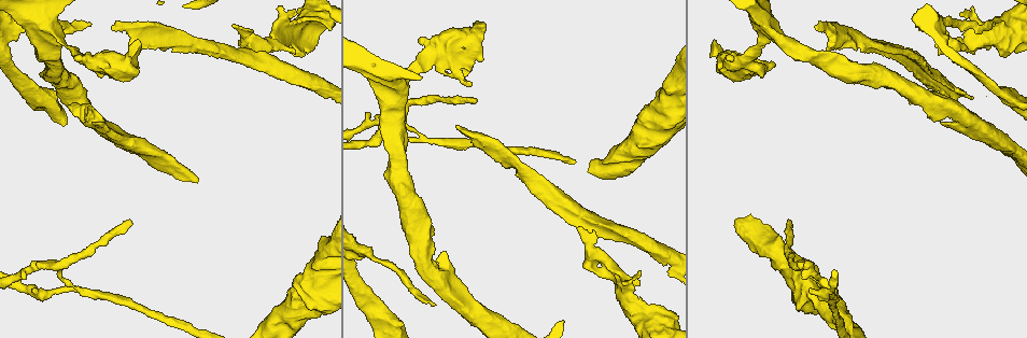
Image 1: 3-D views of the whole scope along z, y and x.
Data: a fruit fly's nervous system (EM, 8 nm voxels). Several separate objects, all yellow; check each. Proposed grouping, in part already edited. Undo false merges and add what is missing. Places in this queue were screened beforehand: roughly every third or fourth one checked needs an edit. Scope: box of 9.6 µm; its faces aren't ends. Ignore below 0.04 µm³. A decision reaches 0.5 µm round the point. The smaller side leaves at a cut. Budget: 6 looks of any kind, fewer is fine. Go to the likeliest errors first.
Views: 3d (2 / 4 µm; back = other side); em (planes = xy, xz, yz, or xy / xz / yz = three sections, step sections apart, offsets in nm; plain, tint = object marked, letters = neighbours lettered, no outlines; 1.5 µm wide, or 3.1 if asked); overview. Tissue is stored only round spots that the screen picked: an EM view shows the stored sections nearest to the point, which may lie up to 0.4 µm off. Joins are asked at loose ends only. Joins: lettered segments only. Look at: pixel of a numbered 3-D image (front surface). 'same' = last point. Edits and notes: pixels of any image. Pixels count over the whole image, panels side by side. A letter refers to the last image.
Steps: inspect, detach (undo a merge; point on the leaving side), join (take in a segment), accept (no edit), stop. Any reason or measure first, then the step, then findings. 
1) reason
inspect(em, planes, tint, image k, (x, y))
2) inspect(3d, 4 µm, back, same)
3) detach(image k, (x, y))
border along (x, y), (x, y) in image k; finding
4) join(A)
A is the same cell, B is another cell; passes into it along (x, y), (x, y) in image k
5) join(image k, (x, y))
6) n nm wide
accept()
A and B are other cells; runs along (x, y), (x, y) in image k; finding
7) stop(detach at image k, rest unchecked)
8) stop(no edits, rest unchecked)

free end
inspect(em, planes, tint, image 1, (577, 229))

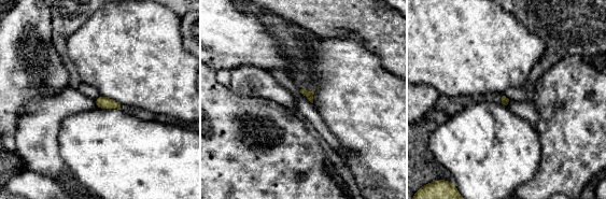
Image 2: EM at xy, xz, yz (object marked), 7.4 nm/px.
inspect(em, planes, letters, same)

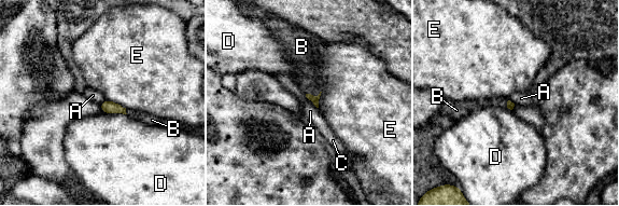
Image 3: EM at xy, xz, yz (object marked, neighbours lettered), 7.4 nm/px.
join(B)
B is the same cell, A, C, D and E are other cells; passes into it along (108, 107), (125, 111), (152, 120) in image 3; it goes on there

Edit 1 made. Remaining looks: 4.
inspect(overview)

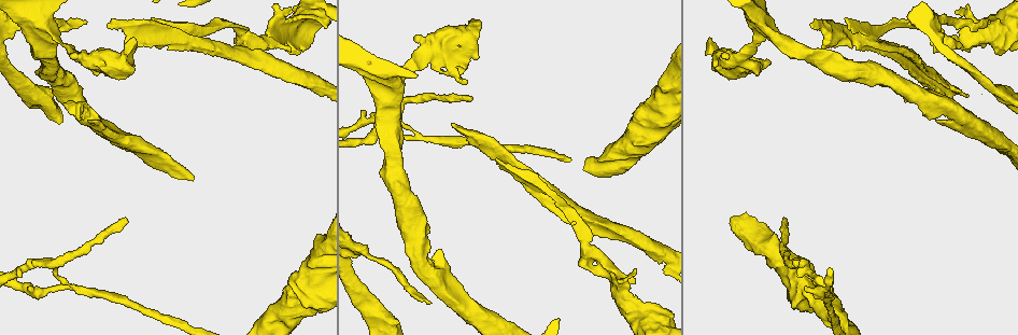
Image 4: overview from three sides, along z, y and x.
an open end
inspect(em, planes, letters, image 4, (944, 33))

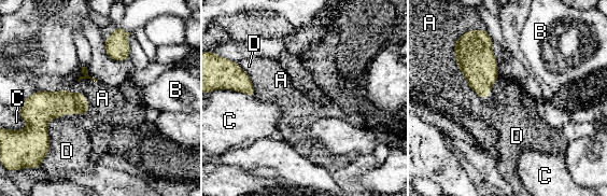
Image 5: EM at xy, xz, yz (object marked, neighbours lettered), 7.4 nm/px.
accept()
A, B, C and D are other cells; border along (83, 92), (88, 110), (46, 131) in image 5; none of them fits

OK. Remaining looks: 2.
an open end
inspect(3d, 2 µm, image 4, (470, 138))

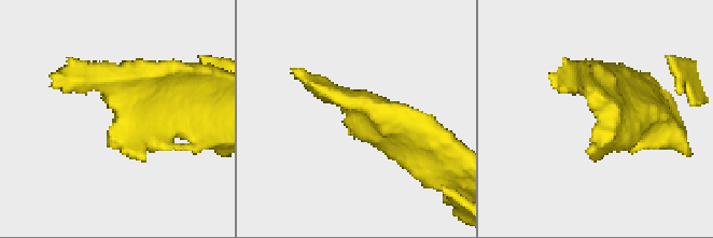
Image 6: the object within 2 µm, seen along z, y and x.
inspect(em, planes, letters, image 6, (592, 134))

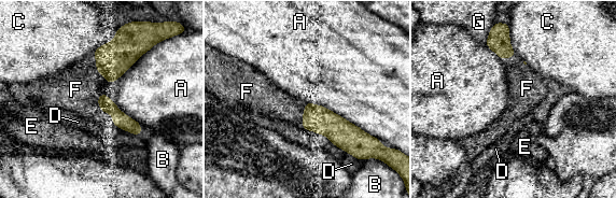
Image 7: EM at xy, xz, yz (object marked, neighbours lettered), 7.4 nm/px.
join(F)
F is the same cell, A, B, C, D, E and G are other cells; it goes on there

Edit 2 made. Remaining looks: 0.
stop(join at image 3, join at image 7, rest unchecked)

